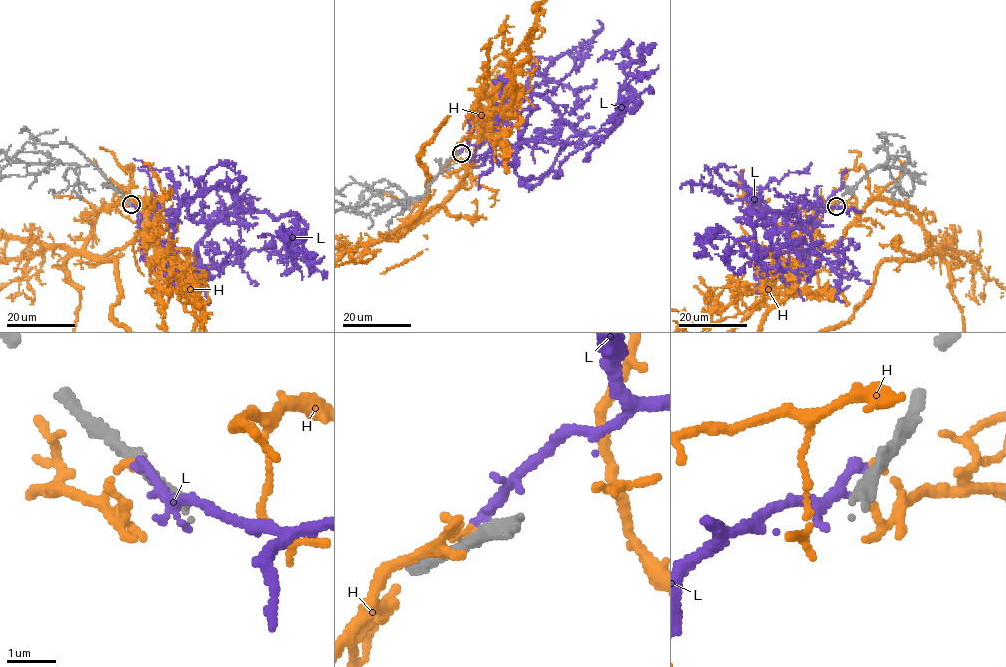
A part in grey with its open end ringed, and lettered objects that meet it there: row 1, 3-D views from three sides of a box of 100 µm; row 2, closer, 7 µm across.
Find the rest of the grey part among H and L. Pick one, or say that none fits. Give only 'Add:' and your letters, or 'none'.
Add: none

